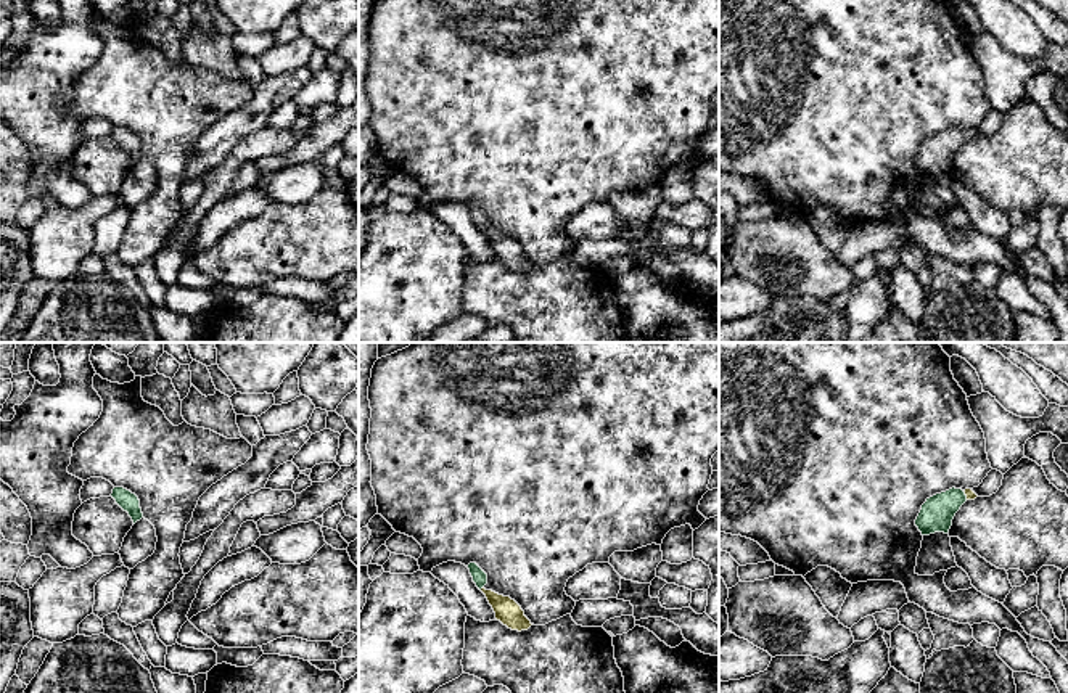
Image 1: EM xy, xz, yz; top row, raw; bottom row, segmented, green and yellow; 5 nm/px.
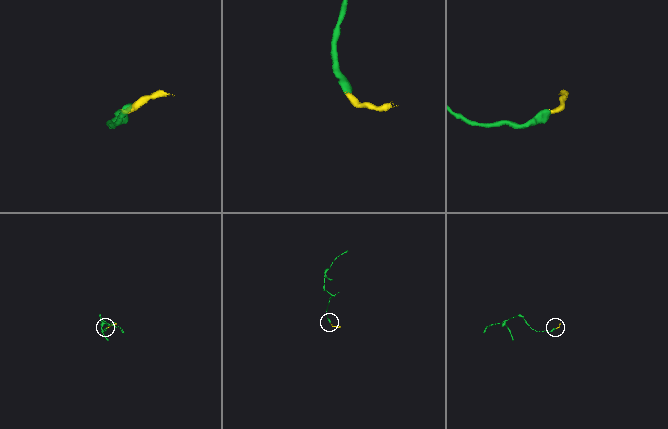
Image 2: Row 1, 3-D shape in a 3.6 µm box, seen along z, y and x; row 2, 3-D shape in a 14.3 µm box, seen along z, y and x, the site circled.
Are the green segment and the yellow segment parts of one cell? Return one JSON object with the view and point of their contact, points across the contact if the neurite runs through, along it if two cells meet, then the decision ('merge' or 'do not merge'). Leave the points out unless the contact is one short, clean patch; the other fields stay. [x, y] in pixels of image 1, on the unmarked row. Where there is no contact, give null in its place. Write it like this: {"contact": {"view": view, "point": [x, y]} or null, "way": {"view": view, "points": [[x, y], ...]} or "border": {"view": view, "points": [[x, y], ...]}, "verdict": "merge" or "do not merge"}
{"contact": {"view": "xz", "point": [481, 227]}, "way": {"view": "xz", "points": [[480, 217], [481, 227], [507, 251]]}, "verdict": "merge"}

